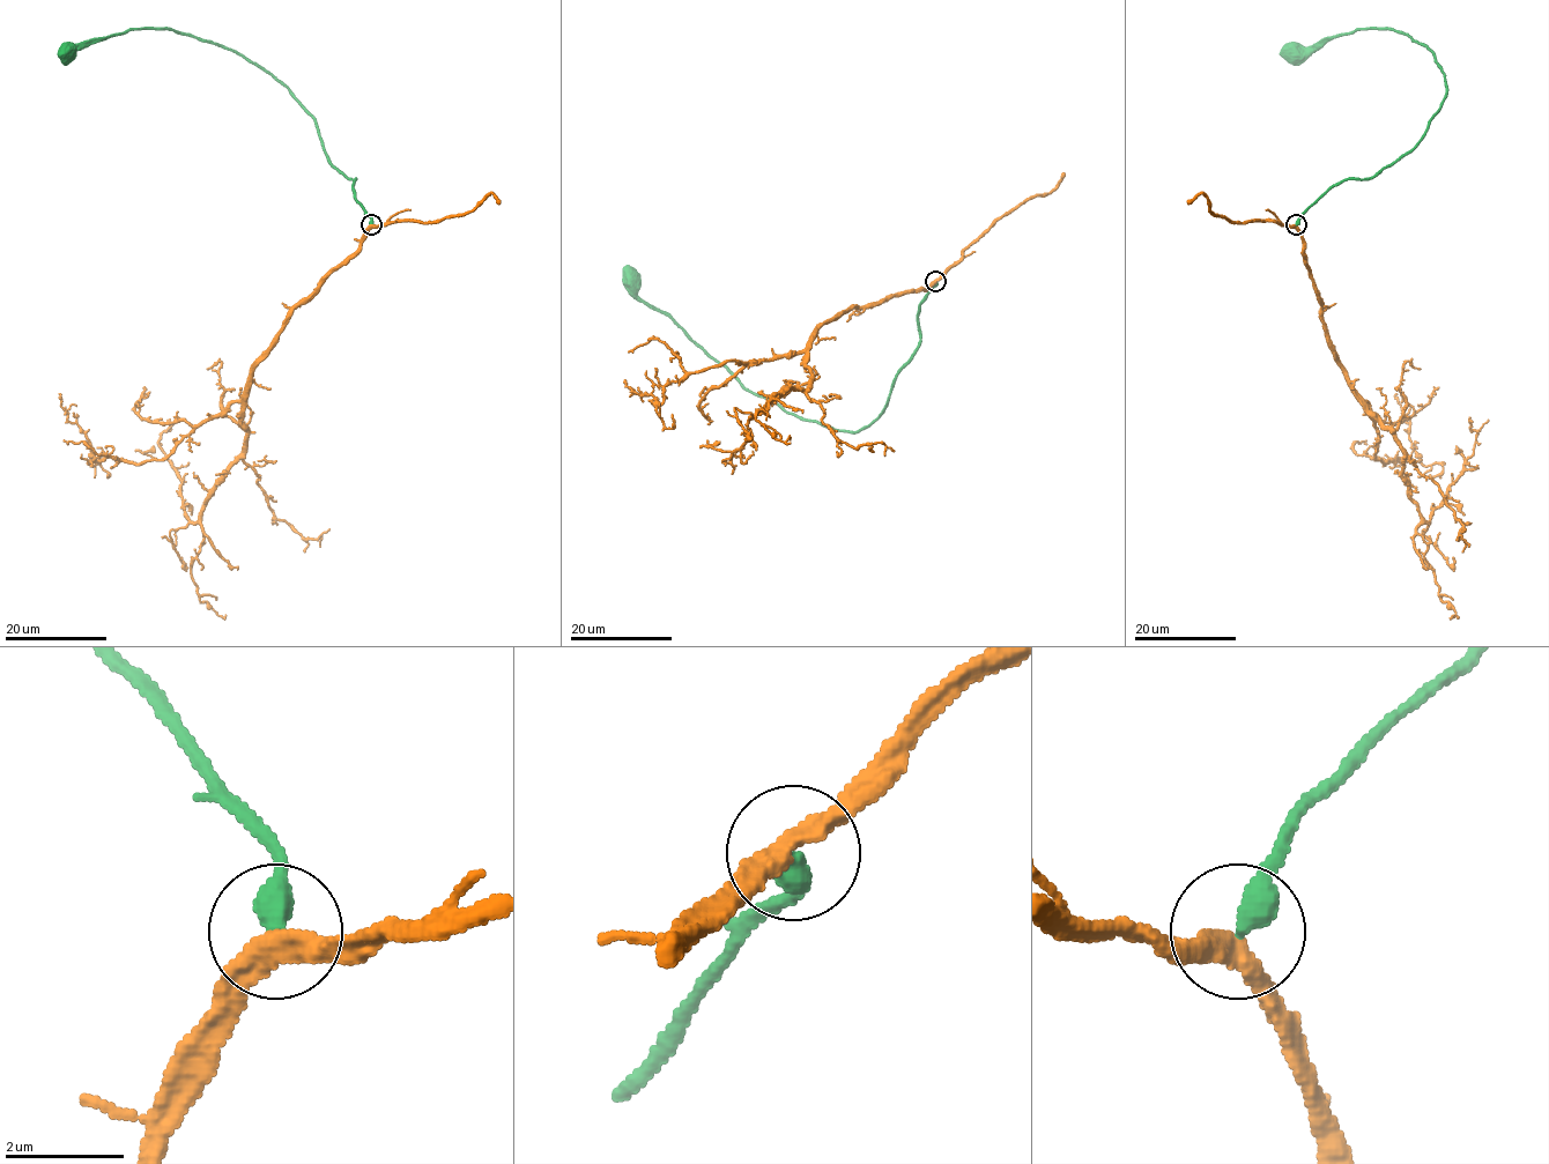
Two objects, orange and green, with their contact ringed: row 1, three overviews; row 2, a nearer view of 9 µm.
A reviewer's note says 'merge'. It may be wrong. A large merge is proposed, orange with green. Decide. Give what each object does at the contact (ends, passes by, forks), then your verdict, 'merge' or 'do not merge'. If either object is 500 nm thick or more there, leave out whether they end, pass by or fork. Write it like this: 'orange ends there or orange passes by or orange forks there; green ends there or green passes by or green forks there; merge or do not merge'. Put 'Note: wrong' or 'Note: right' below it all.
orange passes by; green ends there; do not merge
Note: wrong

